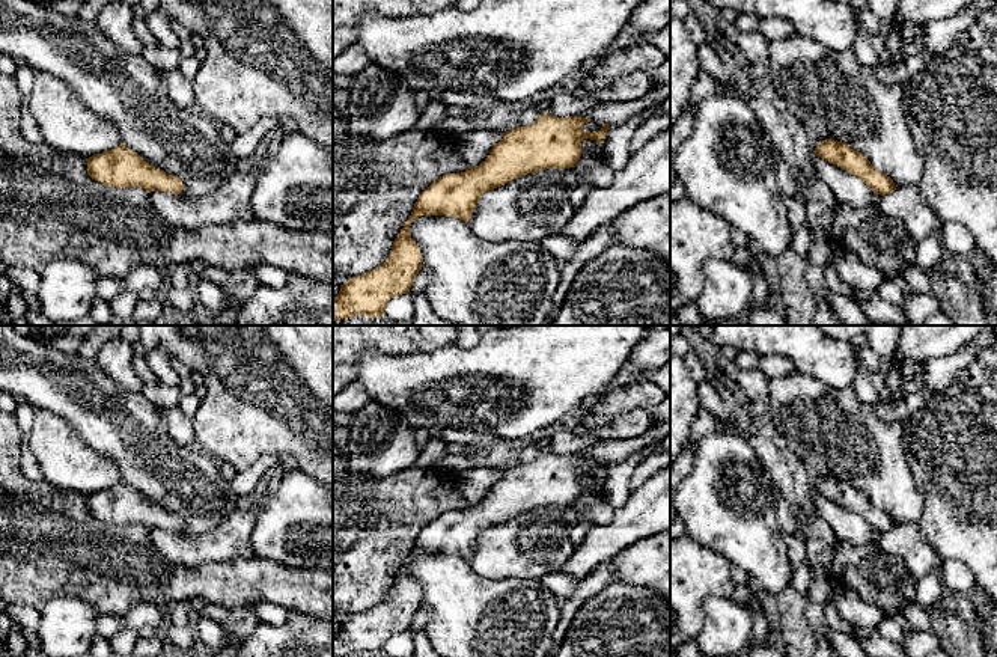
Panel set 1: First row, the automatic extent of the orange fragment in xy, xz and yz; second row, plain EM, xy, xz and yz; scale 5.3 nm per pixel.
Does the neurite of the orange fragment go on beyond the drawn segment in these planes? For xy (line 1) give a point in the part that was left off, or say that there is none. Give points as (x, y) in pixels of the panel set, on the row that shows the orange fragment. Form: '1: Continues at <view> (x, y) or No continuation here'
1: No continuation here

